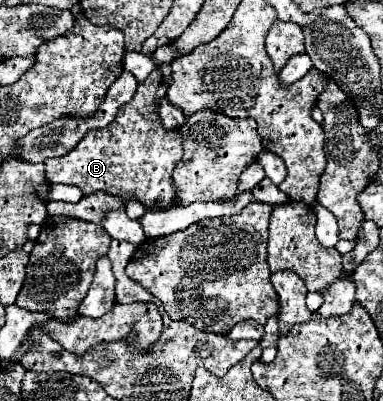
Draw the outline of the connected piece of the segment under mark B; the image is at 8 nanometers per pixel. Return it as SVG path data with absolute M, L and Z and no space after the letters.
M155 69L143 83L137 85L135 97L119 109L117 117L107 127L89 131L71 153L47 159L47 181L75 185L83 191L83 195L107 191L111 195L119 195L123 201L127 201L133 195L145 207L171 207L171 201L175 197L171 173L183 157L183 145L177 129L165 131L161 125L155 97L159 83L163 83L163 77L159 69Z

